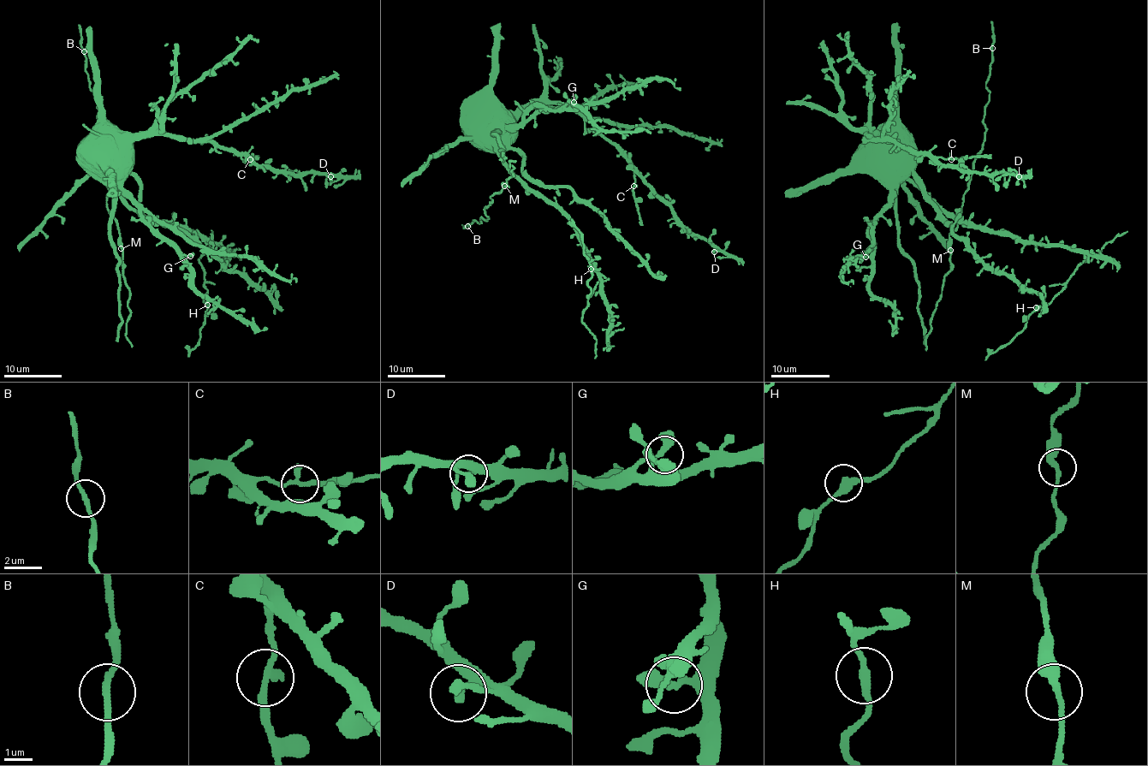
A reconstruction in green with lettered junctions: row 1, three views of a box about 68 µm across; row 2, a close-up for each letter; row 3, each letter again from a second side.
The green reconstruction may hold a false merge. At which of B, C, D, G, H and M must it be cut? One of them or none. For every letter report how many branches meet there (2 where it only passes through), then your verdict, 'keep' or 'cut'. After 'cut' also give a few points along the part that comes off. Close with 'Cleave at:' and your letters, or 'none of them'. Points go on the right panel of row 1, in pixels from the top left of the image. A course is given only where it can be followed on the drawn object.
B: 2 | keep
C: 2 | cut | (950, 158), (990, 156)
D: 2 | keep
G: 2 | keep
H: 2 | keep
M: 2 | keep
Cleave at: C

